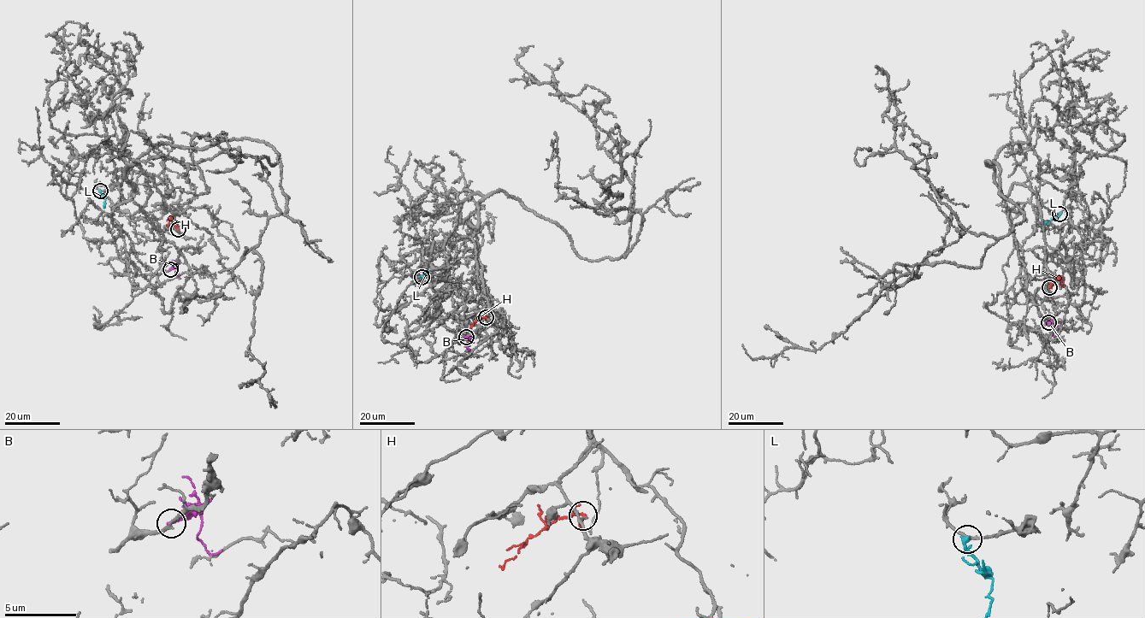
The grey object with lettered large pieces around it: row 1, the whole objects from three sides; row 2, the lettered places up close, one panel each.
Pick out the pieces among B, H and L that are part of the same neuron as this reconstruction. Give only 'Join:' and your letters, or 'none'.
Join: none

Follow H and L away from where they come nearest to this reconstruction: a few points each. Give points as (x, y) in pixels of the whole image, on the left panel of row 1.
H: (179, 228), (172, 219), (168, 226), (166, 224)
L: (100, 191), (104, 198), (104, 208)

